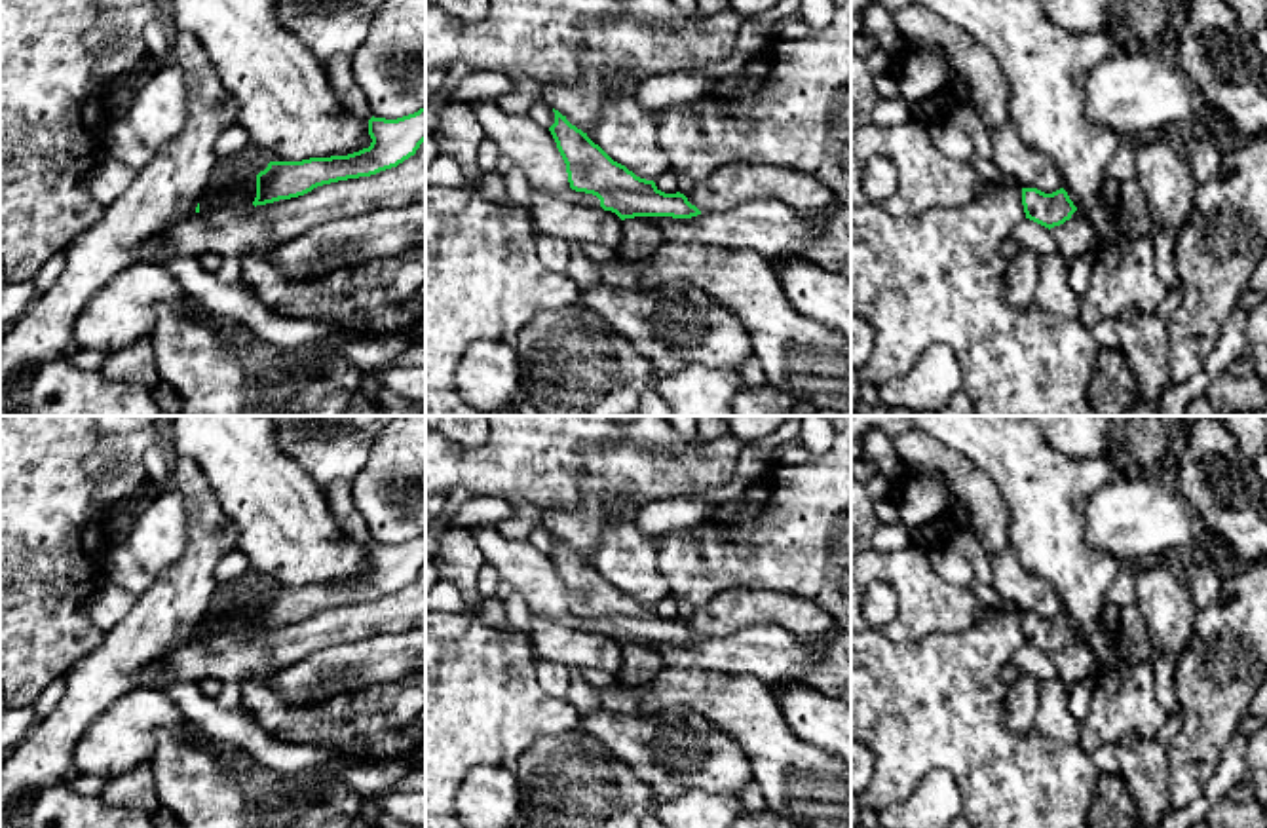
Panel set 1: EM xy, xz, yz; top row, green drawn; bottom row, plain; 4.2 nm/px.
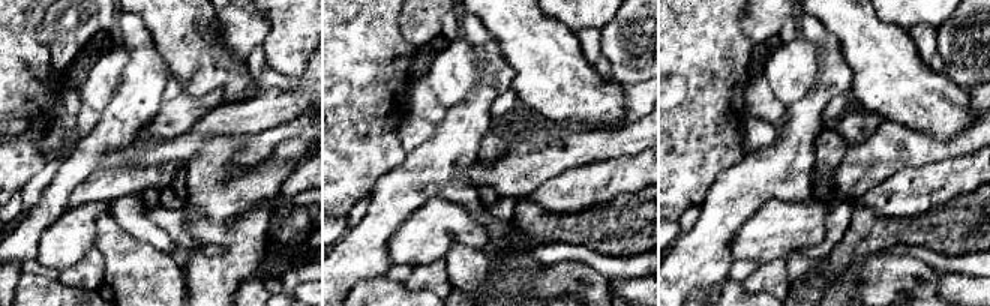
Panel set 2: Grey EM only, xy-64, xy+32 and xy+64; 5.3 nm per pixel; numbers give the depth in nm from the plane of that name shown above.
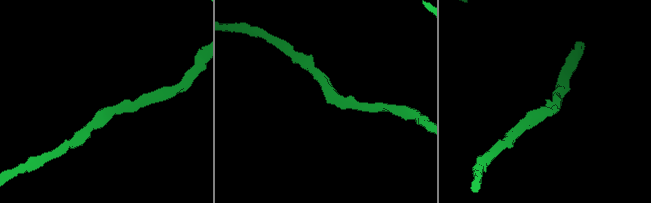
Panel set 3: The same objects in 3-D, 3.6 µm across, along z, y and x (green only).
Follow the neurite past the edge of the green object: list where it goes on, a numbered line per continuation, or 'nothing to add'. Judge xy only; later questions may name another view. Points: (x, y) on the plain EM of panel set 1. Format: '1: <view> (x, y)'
nothing to add

